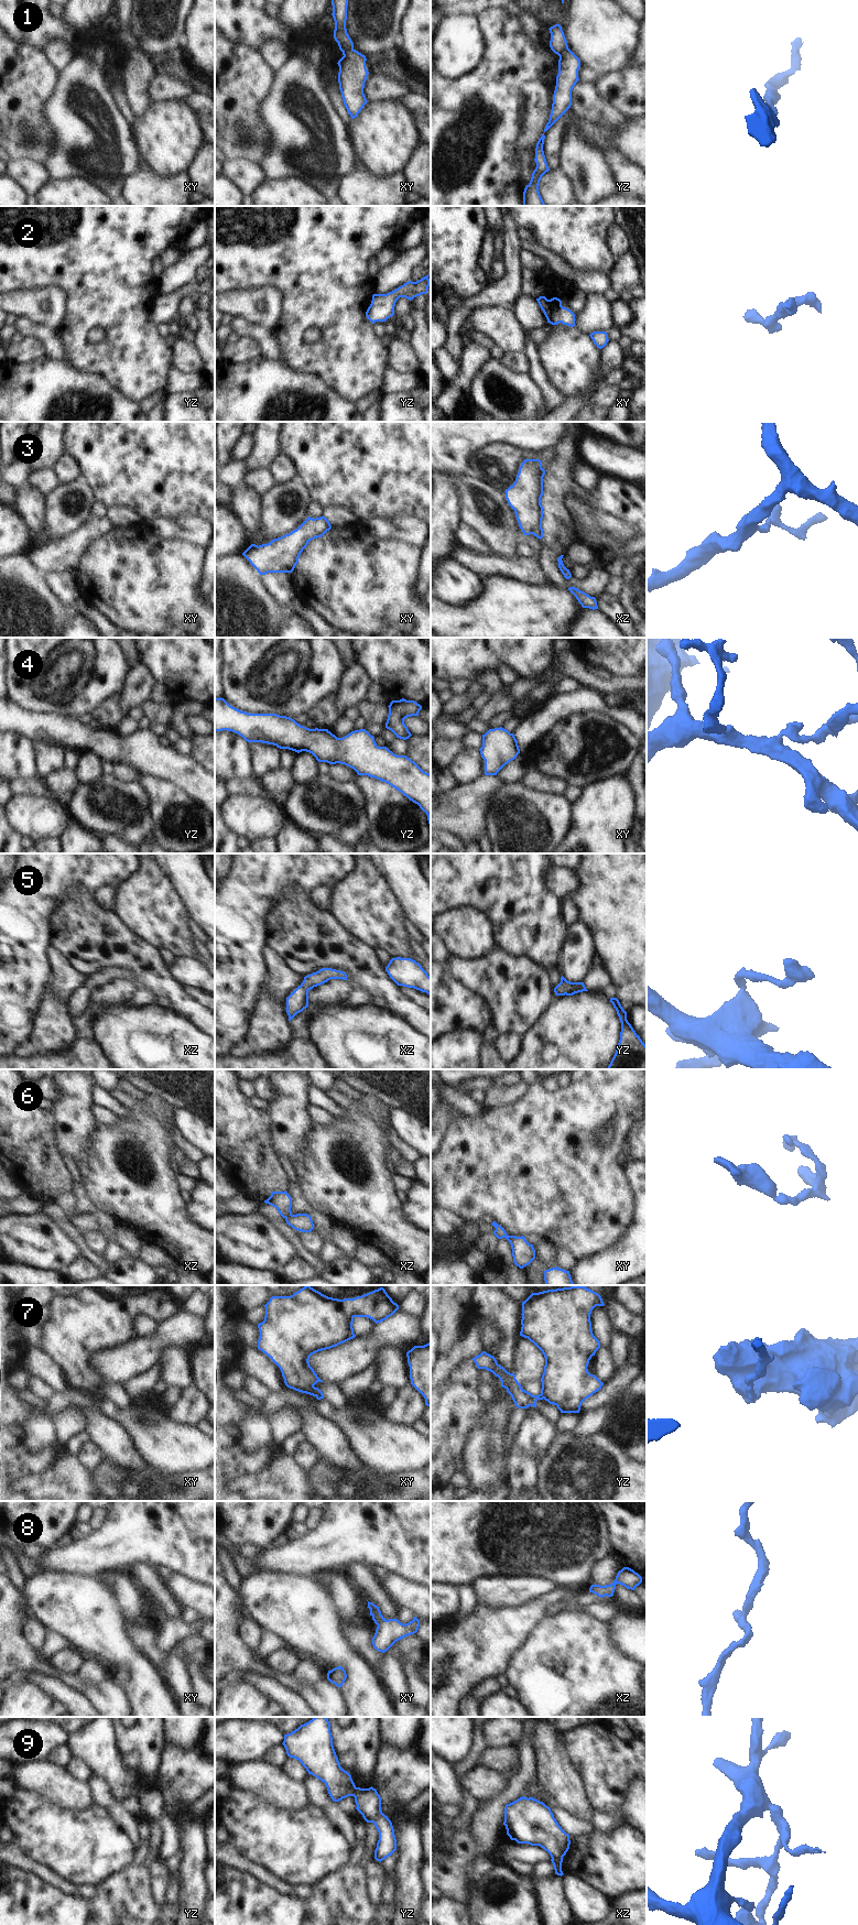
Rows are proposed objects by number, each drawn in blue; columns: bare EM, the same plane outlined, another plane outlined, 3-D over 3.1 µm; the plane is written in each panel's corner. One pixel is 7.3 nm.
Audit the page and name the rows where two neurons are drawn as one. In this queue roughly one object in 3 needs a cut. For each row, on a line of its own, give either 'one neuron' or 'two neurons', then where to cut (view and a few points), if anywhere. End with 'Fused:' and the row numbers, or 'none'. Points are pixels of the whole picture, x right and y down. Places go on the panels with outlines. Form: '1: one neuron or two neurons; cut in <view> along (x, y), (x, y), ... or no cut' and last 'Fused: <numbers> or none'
1: two neurons; cut in xy along (353, 49), (343, 52)
2: one neuron; no cut
3: one neuron; no cut
4: one neuron; no cut
5: one neuron; no cut
6: one neuron; no cut
7: two neurons; cut in yz along (540, 1394), (543, 1398)
8: one neuron; no cut
9: two neurons; cut in xz along (562, 1857), (552, 1859)
Fused: 1, 7, 9

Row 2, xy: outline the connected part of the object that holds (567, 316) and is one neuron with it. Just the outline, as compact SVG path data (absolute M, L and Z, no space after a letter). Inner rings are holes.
M540 296L536 298L541 309L543 311L547 323L552 325L557 325L562 323L571 327L575 326L575 314L562 306L562 301L557 297L547 300L545 296Z

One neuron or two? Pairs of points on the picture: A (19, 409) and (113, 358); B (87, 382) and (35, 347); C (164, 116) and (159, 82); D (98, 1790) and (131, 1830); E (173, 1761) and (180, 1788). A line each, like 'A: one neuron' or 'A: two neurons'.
A: two neurons
B: two neurons
C: two neurons
D: one neuron
E: one neuron

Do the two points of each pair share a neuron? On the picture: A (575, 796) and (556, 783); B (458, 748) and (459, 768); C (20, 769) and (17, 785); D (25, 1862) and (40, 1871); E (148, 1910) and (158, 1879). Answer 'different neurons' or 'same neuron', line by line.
A: different neurons
B: different neurons
C: different neurons
D: same neuron
E: different neurons

